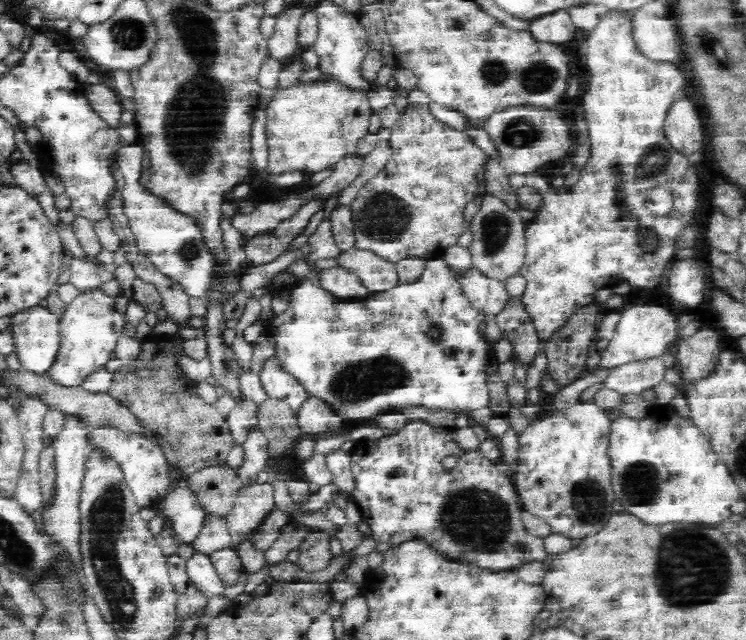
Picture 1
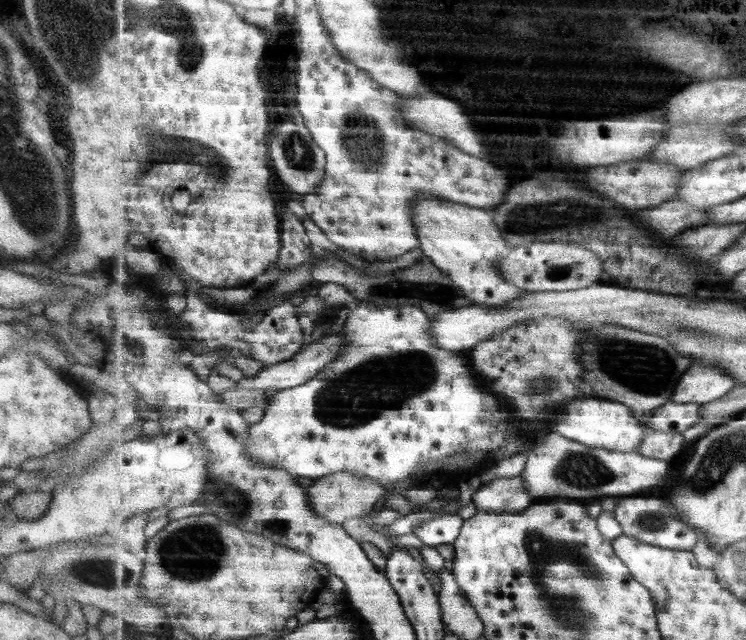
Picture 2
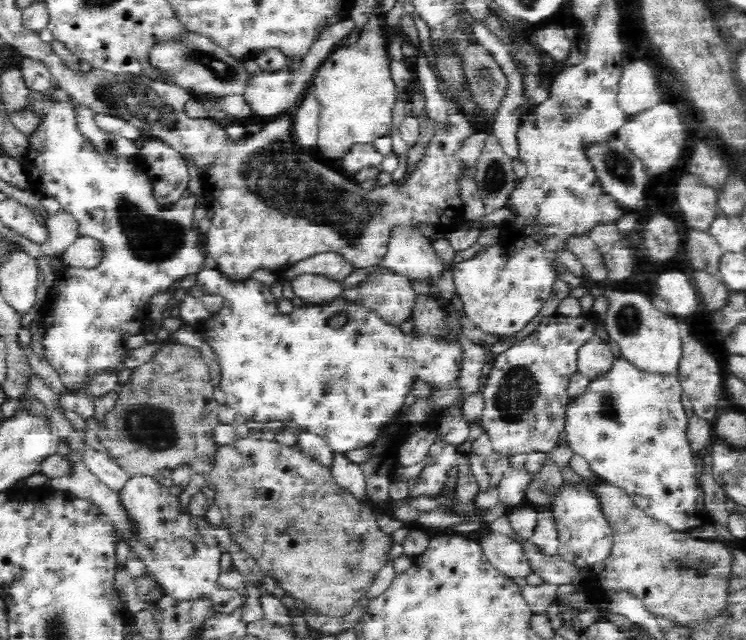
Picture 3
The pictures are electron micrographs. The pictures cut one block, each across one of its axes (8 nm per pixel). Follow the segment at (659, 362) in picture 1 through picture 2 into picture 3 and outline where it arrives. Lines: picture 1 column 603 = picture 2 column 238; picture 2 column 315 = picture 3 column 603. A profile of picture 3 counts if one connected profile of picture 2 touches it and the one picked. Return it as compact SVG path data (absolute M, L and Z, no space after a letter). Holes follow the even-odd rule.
M592 337L577 352L577 372L589 381L603 377L612 368L615 359L608 341Z

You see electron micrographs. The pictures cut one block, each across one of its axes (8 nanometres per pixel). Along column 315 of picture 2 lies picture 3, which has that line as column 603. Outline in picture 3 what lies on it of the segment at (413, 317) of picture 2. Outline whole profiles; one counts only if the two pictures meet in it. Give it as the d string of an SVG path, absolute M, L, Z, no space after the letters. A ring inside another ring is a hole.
M620 356L612 363L607 375L589 381L583 395L570 399L563 433L568 447L588 461L590 470L600 480L624 490L638 508L676 532L712 524L711 516L704 507L702 478L701 475L697 477L698 464L692 457L687 440L688 417L685 405L678 374L644 372Z

